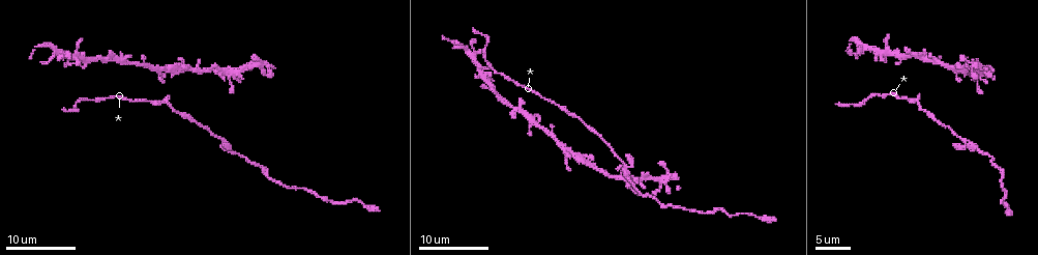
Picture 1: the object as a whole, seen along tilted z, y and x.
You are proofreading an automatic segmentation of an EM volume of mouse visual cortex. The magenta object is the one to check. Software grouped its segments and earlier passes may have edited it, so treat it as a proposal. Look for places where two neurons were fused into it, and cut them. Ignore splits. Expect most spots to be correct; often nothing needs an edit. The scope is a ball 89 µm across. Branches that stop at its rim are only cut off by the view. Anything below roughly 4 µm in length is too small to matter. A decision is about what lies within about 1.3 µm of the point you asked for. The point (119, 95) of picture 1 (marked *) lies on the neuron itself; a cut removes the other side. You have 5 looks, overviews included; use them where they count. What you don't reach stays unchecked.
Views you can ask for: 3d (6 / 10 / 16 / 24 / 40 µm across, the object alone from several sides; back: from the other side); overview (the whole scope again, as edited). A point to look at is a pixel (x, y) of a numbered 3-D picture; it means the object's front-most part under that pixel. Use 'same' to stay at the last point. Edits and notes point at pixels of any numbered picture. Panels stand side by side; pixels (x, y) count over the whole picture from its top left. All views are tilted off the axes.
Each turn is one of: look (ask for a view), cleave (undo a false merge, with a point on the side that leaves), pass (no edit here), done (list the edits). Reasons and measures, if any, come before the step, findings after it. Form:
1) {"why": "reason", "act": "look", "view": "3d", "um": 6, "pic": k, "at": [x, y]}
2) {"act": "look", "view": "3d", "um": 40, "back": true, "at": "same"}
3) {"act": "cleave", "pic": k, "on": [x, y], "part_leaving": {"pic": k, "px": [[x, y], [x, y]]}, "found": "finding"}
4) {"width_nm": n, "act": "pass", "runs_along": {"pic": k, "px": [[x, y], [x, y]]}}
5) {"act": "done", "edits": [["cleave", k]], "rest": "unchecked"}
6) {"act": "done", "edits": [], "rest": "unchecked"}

{"why": "three-way junction", "act": "look", "view": "3d", "um": 16, "pic": 1, "at": [168, 106]}

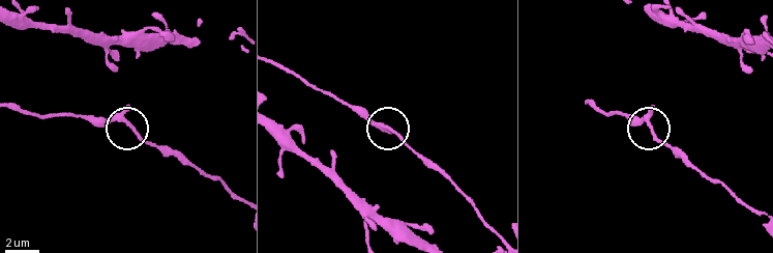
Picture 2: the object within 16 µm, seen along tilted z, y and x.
{"act": "look", "view": "3d", "um": 10, "pic": 2, "at": [647, 125]}

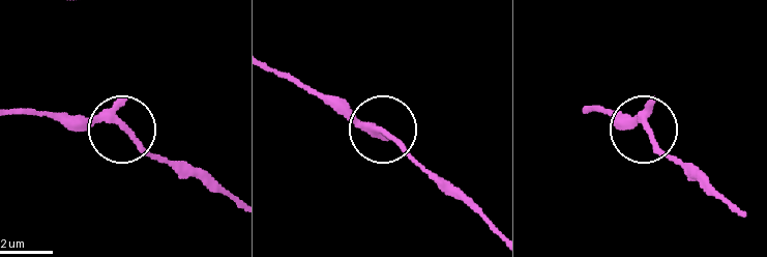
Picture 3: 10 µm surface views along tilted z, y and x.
{"act": "pass", "runs_along": {"pic": 3, "px": [[8, 115], [91, 114], [118, 122], [185, 177]]}, "found": "all the same neuron"}

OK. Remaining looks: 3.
{"why": "thick turns thin", "act": "look", "view": "3d", "um": 16, "pic": 1, "at": [269, 178]}

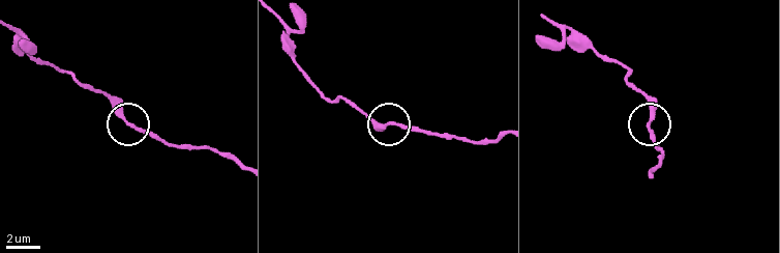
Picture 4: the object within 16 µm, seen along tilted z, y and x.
{"act": "look", "view": "3d", "um": 10, "pic": 4, "at": [649, 122]}

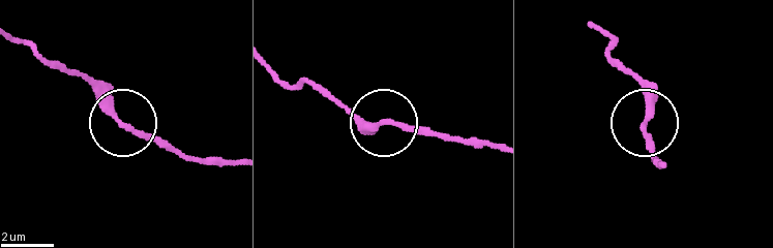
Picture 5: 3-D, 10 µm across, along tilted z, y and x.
{"act": "pass", "runs_along": {"pic": 5, "px": [[273, 69], [286, 81], [331, 93], [369, 125], [444, 132]]}, "found": "all the same neuron"}

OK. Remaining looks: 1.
{"act": "done", "edits": [], "rest": "unchecked"}

